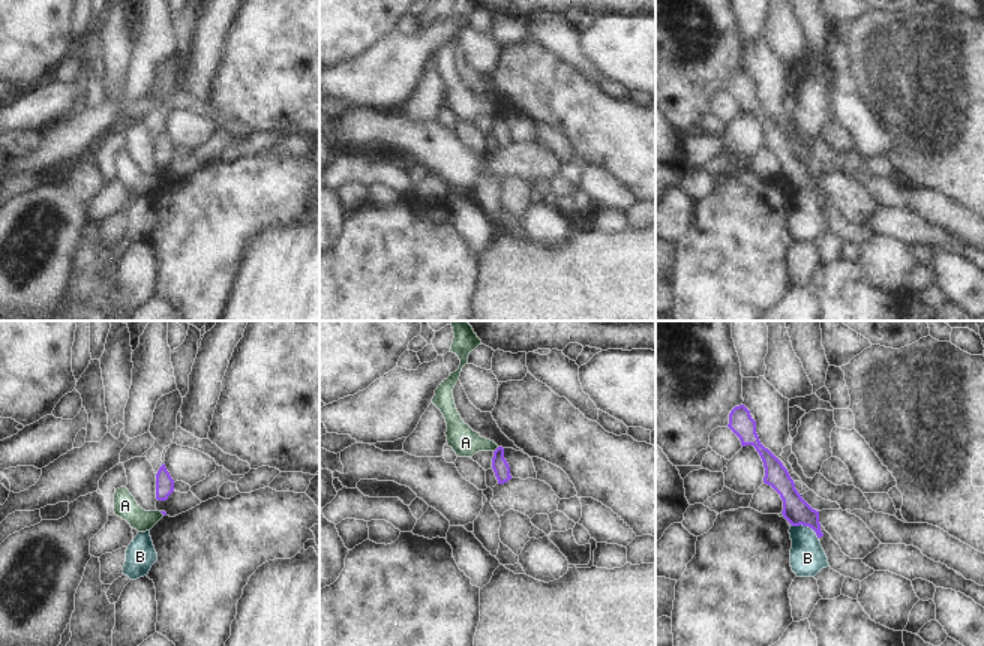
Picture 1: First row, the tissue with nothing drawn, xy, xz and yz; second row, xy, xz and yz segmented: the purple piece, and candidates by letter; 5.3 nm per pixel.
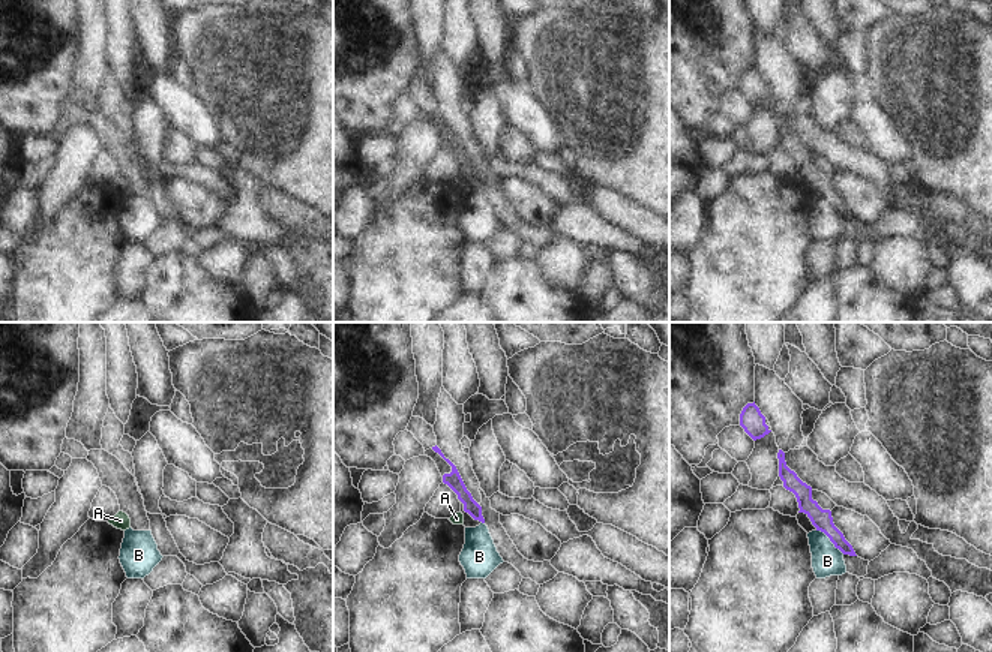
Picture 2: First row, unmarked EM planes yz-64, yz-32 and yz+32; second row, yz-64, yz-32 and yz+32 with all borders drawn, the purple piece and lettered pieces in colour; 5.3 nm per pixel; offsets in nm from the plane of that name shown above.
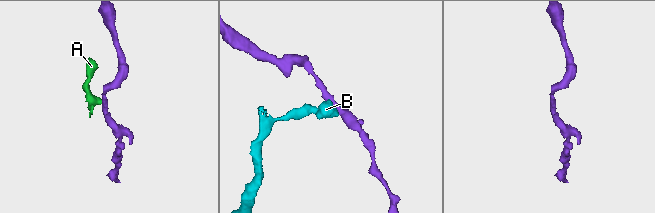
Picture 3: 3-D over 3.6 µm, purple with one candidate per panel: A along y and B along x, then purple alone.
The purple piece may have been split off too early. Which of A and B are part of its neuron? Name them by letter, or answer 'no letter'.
no letter.

